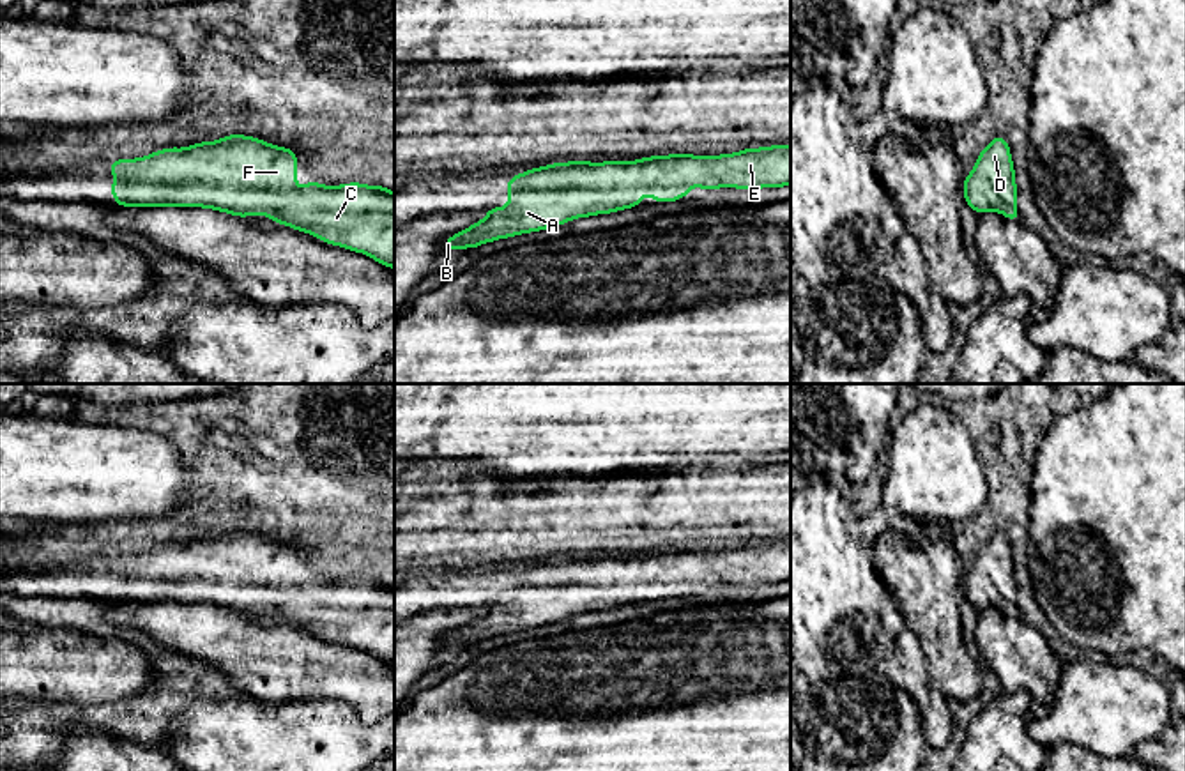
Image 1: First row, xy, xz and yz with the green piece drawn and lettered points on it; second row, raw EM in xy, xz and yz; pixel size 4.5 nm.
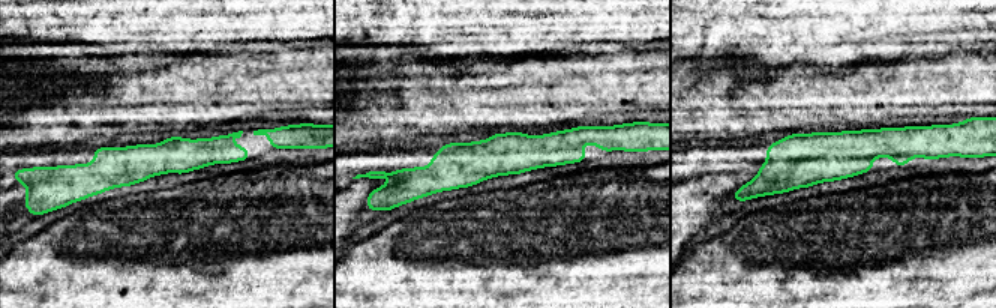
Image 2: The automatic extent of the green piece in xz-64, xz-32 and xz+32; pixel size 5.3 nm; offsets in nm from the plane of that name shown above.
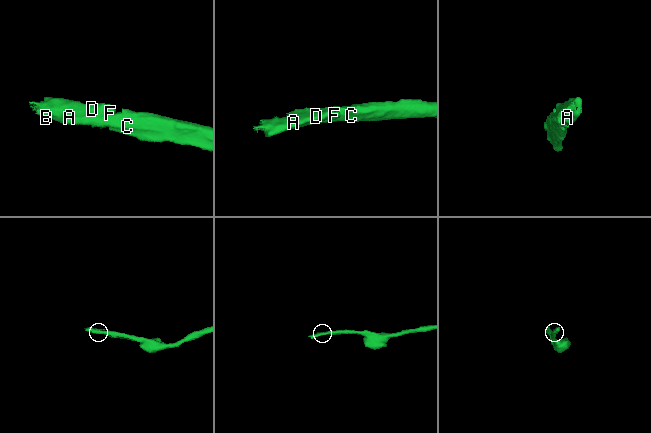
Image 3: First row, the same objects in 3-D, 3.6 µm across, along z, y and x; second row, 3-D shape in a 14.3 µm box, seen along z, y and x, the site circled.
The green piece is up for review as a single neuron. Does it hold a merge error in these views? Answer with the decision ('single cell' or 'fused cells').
single cell

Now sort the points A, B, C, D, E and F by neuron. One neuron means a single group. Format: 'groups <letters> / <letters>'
groups A B C D E F

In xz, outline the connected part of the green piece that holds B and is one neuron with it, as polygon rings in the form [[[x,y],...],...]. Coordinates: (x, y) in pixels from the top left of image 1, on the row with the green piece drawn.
[[[791,145],[736,154],[670,154],[631,163],[570,161],[513,175],[504,187],[508,207],[486,209],[486,218],[444,239],[442,249],[474,249],[485,242],[557,228],[577,218],[640,207],[646,193],[654,203],[677,202],[692,186],[762,189],[791,184]]]

